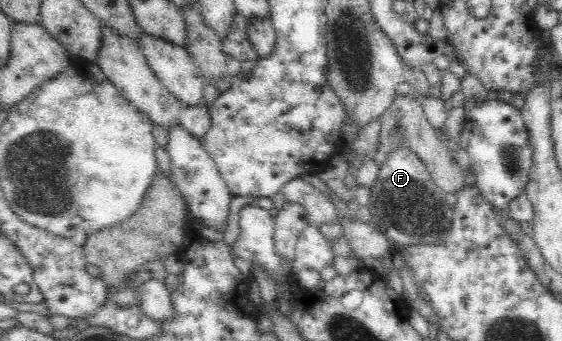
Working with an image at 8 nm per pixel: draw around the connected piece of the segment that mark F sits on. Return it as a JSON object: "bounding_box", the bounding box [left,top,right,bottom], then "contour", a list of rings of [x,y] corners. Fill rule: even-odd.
{"bounding_box":[367,148,453,247],"contour":[[[404,148],[390,151],[387,159],[379,164],[378,179],[371,187],[371,196],[367,207],[372,214],[372,225],[379,229],[396,247],[414,244],[441,244],[442,233],[450,229],[453,222],[453,206],[443,199],[445,192],[434,185],[428,168],[414,154]]]}

